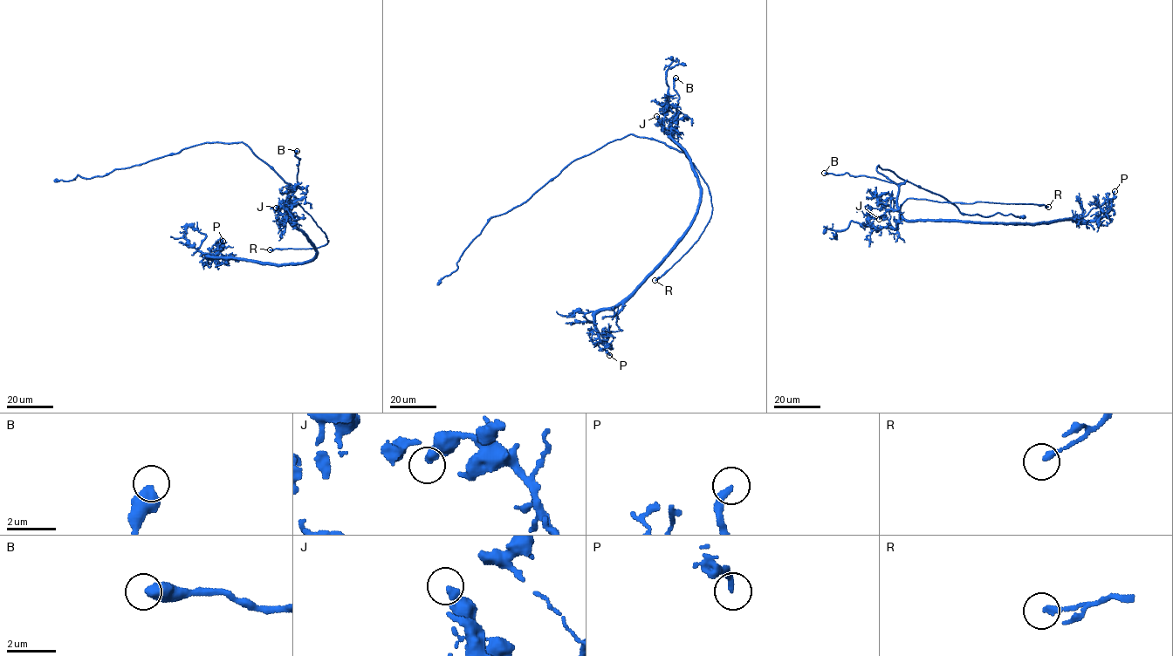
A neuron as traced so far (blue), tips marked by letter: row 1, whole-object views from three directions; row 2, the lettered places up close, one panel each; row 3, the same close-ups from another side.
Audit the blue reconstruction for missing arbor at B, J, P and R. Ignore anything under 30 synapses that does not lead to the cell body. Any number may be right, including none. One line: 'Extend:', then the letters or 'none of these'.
Extend: B

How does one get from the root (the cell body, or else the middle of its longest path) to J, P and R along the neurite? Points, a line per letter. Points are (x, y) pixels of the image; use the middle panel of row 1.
J: (676, 143), (671, 134), (668, 136), (661, 129), (656, 116)
P: (676, 143), (670, 135), (696, 178), (698, 212), (684, 236), (630, 294), (594, 316), (609, 355)
R: (676, 143), (706, 183), (712, 213), (698, 240), (655, 280)

